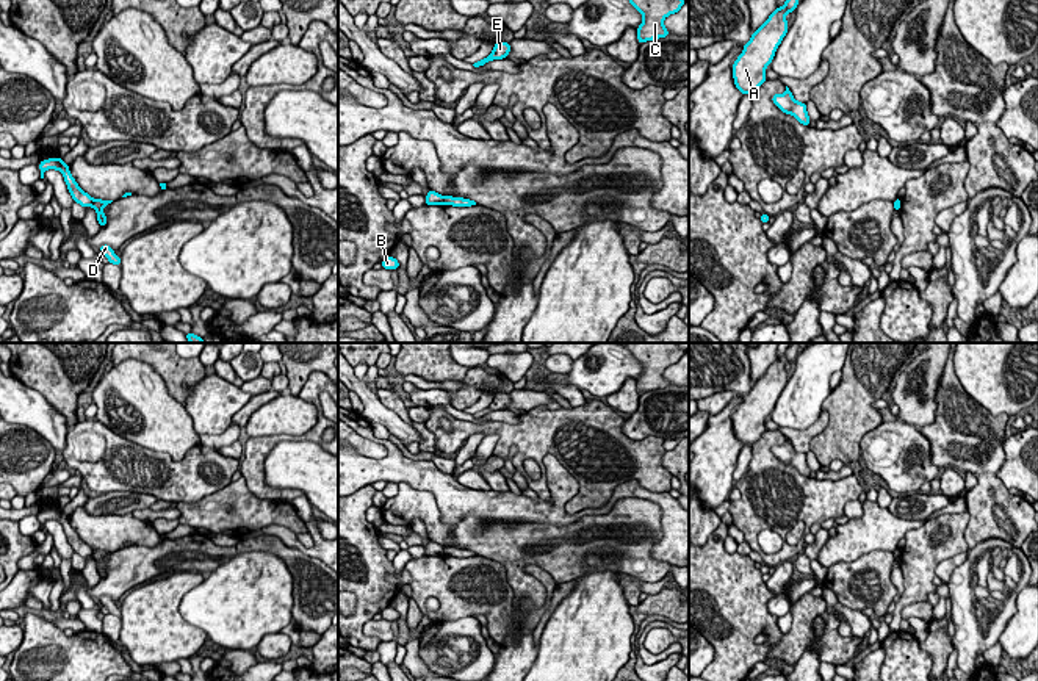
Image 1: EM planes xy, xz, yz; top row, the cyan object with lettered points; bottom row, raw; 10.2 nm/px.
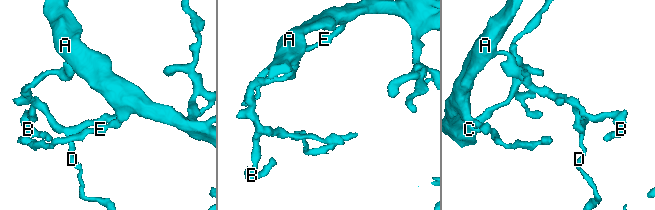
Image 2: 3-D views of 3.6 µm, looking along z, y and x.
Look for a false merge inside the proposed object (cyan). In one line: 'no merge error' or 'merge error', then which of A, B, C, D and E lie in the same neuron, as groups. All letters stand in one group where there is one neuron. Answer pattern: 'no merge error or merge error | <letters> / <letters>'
merge error | A B C E / D

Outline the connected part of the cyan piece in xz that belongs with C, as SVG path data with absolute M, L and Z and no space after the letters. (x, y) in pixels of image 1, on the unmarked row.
M622 343L623 348L643 366L637 379L637 391L653 391L669 387L664 369L675 365L686 354L675 343Z

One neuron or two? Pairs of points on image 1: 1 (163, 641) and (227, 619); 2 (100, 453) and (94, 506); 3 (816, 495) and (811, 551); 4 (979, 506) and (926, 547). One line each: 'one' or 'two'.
1: two
2: two
3: two
4: two

